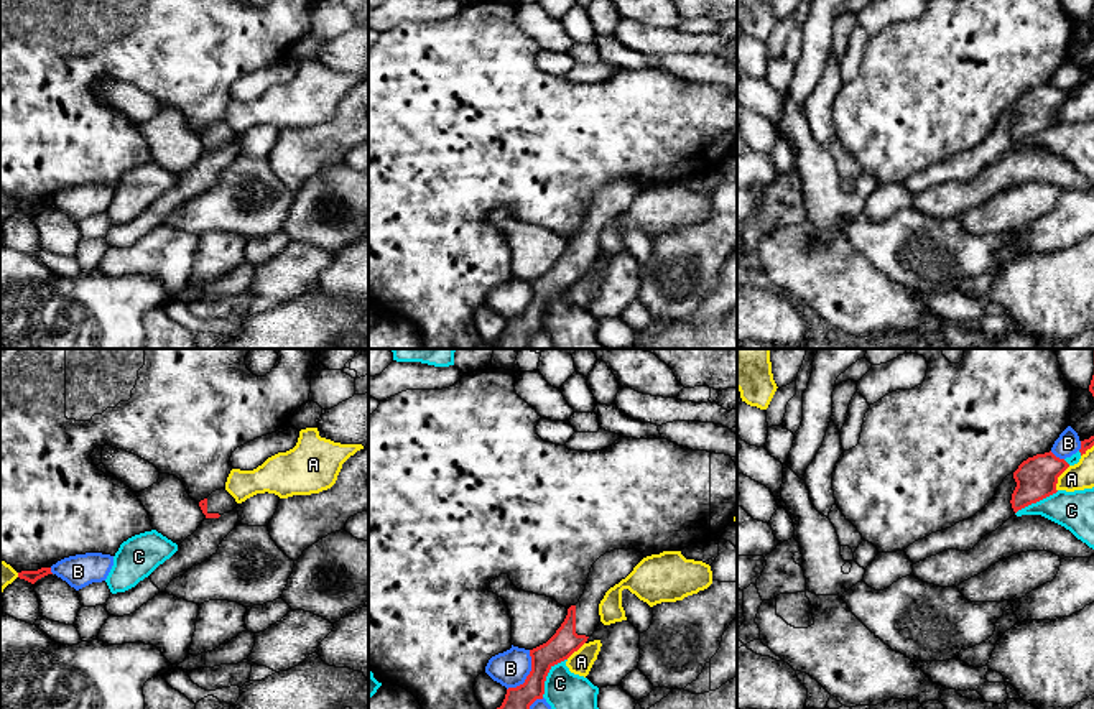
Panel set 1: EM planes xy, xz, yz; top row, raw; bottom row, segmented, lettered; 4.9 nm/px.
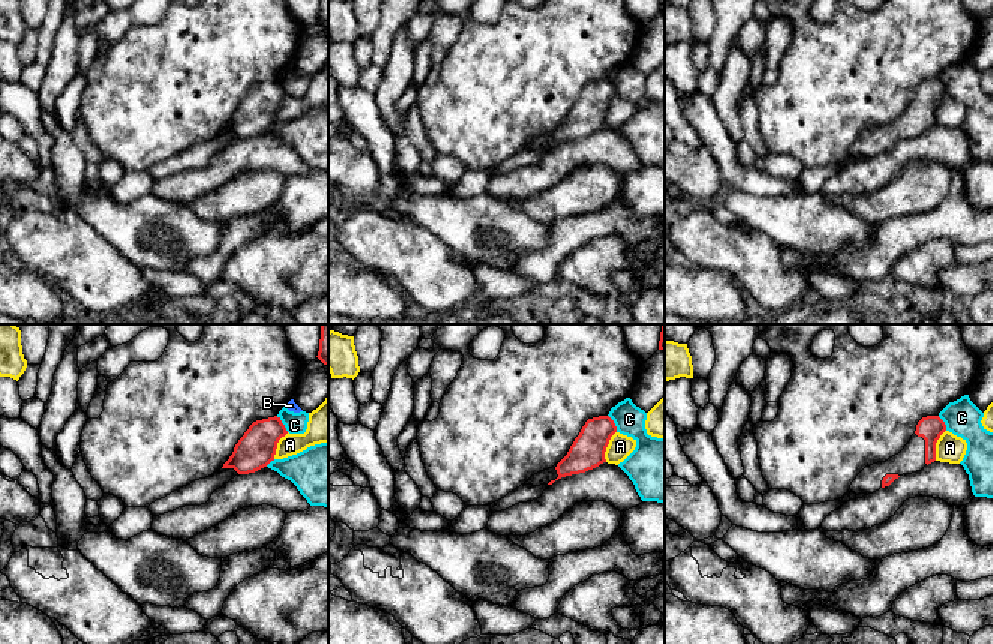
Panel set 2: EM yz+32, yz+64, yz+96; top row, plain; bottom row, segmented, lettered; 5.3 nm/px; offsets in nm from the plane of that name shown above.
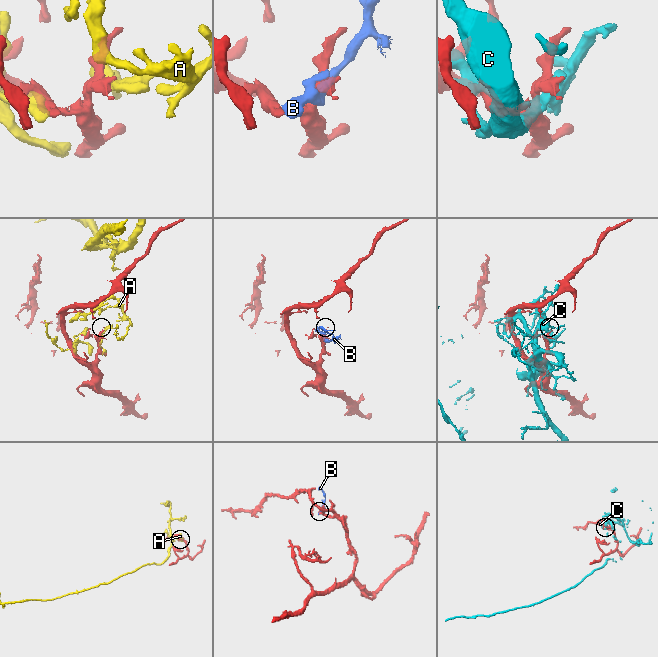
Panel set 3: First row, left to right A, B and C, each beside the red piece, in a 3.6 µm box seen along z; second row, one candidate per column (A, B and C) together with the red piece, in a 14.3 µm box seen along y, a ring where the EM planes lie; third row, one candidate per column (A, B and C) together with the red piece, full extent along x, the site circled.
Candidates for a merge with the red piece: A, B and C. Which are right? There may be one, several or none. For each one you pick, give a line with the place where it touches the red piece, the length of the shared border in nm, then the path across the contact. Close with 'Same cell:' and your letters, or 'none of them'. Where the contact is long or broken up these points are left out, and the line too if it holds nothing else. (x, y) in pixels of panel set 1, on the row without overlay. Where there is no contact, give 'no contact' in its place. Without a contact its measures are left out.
Same cell: none of them

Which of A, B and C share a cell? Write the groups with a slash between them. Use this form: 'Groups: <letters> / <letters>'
Groups: A / B / C

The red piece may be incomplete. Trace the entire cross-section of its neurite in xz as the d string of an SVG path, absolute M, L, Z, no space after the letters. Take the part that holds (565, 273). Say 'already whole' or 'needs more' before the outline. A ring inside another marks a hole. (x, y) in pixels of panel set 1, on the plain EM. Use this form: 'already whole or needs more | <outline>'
needs more | M614 181L592 196L579 234L568 240L564 253L546 275L530 281L530 306L523 316L507 321L502 337L492 344L492 349L528 349L530 337L543 331L549 301L568 291L592 268L600 253L599 235L605 224L625 211L643 189L637 181Z

